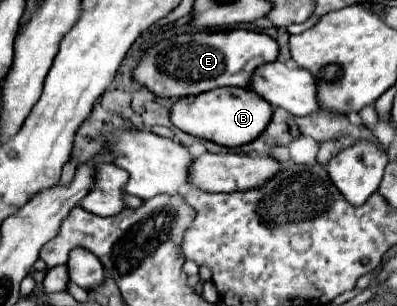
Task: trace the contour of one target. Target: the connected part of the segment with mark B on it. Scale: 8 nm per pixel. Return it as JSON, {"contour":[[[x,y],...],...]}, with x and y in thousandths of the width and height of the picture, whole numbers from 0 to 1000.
{"contour":[[[542,288],[516,307],[471,314],[441,333],[431,392],[471,438],[537,458],[557,477],[592,484],[637,464],[683,399],[688,346],[627,288]]]}

